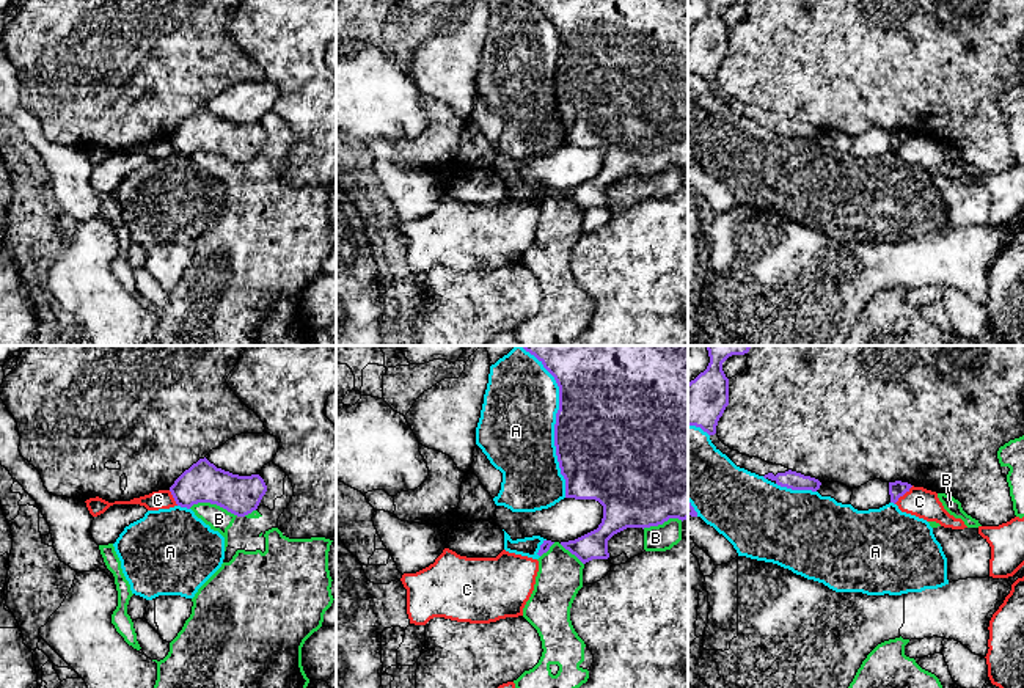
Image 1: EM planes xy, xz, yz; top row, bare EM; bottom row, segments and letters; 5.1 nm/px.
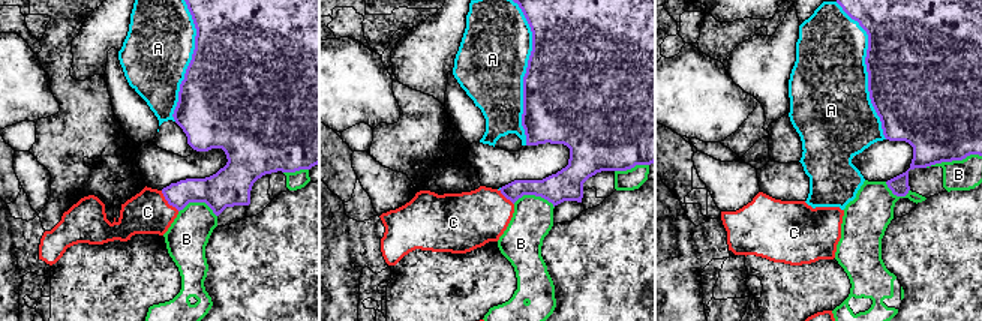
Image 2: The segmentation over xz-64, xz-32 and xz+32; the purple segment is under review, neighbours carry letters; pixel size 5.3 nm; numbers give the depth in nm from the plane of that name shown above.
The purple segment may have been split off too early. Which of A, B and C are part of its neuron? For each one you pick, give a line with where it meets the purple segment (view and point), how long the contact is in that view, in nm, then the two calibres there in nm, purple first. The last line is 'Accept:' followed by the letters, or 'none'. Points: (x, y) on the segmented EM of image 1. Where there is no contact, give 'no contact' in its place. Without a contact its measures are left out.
Accept: none

